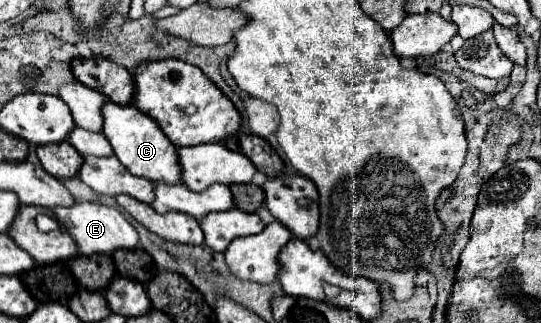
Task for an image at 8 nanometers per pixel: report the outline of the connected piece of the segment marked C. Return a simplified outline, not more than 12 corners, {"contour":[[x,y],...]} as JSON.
{"contour":[[134,104],[102,106],[116,158],[152,182],[182,182],[176,146]]}

